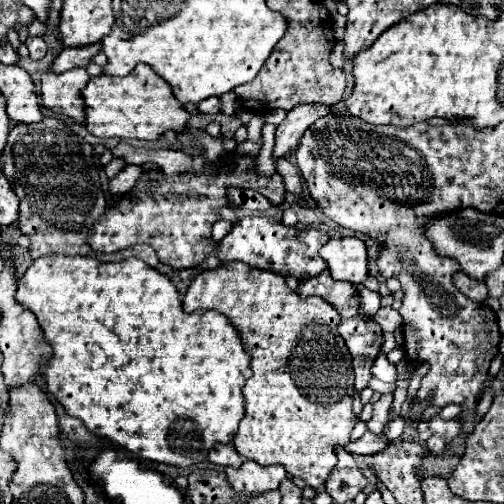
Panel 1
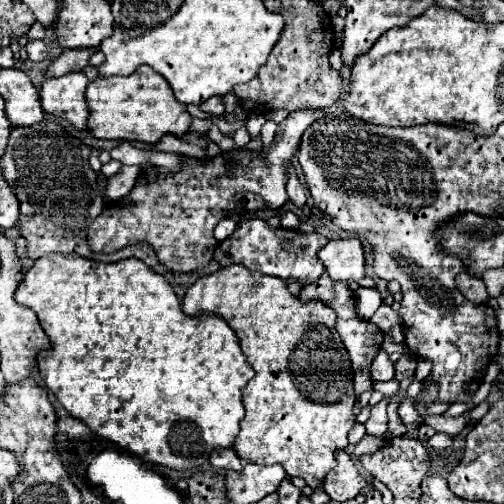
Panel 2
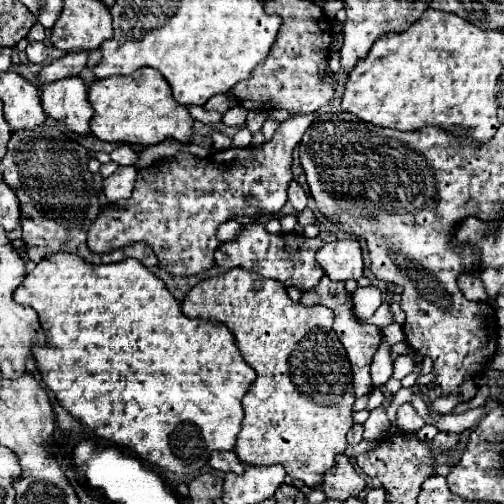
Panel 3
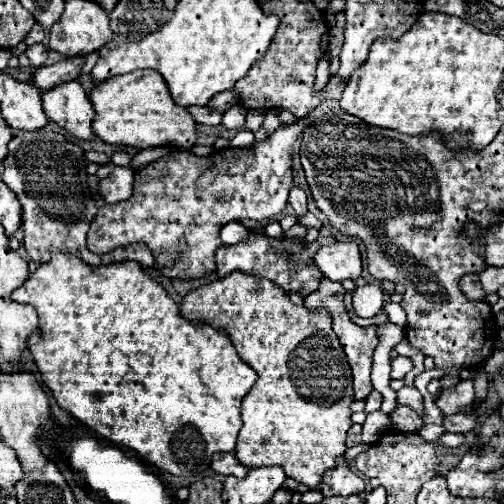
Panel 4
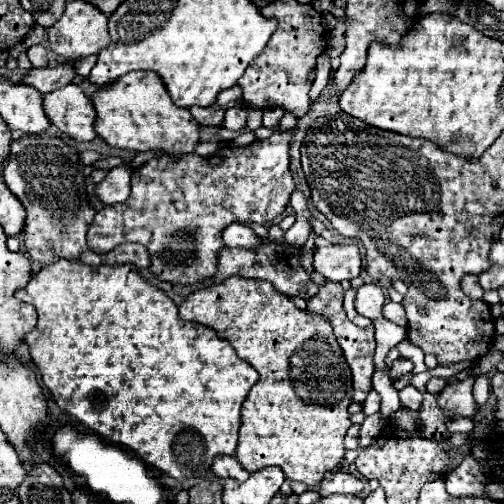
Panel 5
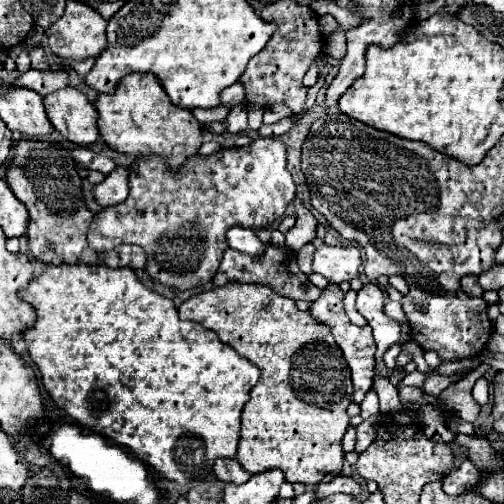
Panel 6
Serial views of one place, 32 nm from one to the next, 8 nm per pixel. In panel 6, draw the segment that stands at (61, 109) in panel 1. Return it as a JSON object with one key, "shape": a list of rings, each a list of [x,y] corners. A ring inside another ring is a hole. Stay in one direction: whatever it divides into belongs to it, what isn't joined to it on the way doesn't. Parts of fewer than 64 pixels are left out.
{"shape":[[[66,86],[52,92],[44,96],[44,106],[52,126],[64,140],[82,146],[90,146],[98,140],[98,112],[80,90]]]}

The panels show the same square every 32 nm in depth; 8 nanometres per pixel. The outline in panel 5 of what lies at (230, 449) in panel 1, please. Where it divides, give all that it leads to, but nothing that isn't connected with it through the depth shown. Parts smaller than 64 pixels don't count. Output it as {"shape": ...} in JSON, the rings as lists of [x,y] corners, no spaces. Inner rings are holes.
{"shape":[[[218,456],[212,464],[212,472],[218,478],[234,478],[236,482],[244,482],[250,476],[250,472],[244,470],[234,456]]]}

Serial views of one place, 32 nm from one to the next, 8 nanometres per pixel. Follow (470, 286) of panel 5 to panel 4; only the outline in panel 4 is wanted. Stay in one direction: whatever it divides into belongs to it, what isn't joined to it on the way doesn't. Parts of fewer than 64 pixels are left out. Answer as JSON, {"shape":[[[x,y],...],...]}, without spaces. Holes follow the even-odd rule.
{"shape":[[[466,274],[462,280],[460,280],[460,288],[462,292],[470,298],[470,300],[484,300],[486,298],[486,292],[482,290],[482,284],[478,280],[478,274]]]}

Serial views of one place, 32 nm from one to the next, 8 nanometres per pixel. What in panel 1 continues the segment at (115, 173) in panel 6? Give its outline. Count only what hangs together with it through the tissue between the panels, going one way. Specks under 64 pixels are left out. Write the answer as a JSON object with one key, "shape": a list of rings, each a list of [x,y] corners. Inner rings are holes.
{"shape":[[[124,166],[108,184],[110,196],[126,196],[134,188],[140,174],[142,174],[140,166]]]}

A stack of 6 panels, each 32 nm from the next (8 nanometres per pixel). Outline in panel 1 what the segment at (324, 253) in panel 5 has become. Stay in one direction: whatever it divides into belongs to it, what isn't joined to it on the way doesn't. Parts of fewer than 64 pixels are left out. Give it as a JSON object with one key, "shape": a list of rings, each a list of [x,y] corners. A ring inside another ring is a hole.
{"shape":[[[358,236],[330,238],[322,246],[320,256],[324,258],[334,280],[348,280],[358,284],[368,276],[368,252],[366,244]]]}

